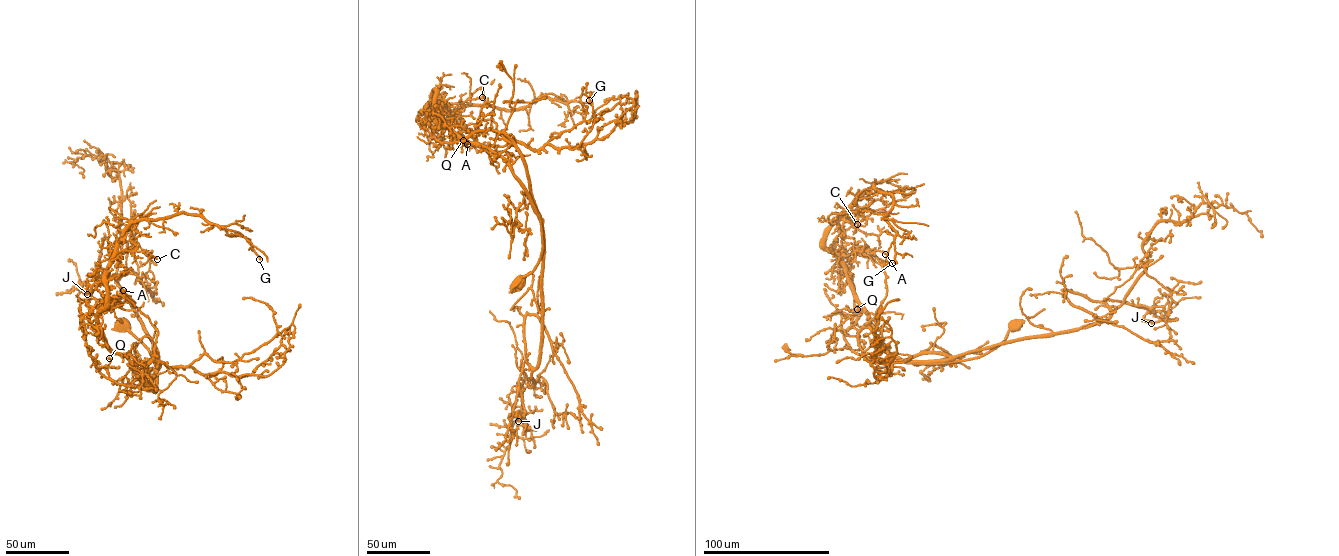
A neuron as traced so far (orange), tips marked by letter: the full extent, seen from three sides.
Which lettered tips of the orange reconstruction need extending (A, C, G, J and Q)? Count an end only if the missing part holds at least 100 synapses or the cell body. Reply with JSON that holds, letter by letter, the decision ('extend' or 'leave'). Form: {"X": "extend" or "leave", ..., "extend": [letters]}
{"A": "leave", "C": "leave", "G": "leave", "J": "leave", "Q": "leave", "extend": []}

